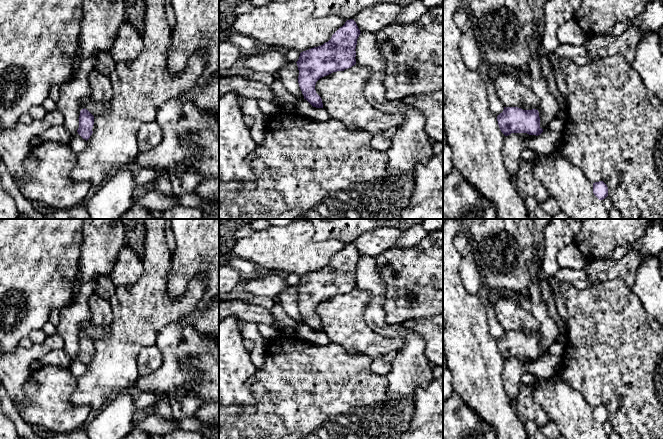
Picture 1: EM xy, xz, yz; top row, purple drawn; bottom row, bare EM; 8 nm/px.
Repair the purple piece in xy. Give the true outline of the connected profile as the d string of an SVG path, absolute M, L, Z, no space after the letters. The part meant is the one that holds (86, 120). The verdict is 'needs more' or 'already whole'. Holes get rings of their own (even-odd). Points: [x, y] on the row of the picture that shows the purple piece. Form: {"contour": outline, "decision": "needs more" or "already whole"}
{"contour": "M88 100L85 108L80 111L78 134L86 141L90 138L93 131L94 117L102 113L110 106L107 104L99 104Z", "decision": "needs more"}

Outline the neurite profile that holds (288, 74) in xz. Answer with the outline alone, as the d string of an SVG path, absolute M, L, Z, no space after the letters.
M288 62L279 70L279 80L297 99L304 97L298 83L299 70L296 62Z

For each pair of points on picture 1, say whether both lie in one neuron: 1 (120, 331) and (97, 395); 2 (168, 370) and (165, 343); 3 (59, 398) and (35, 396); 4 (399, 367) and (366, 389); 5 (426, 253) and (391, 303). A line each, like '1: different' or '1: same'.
1: same
2: same
3: same
4: different
5: same

